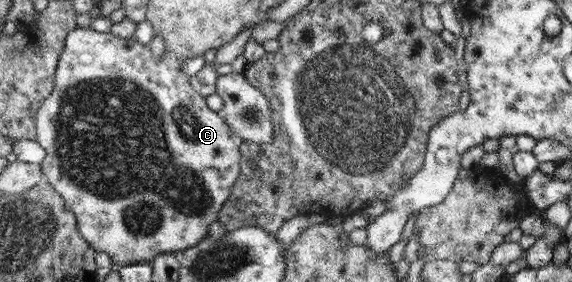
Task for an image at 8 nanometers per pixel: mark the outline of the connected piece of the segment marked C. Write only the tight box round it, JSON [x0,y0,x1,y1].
[37,27,241,266]

